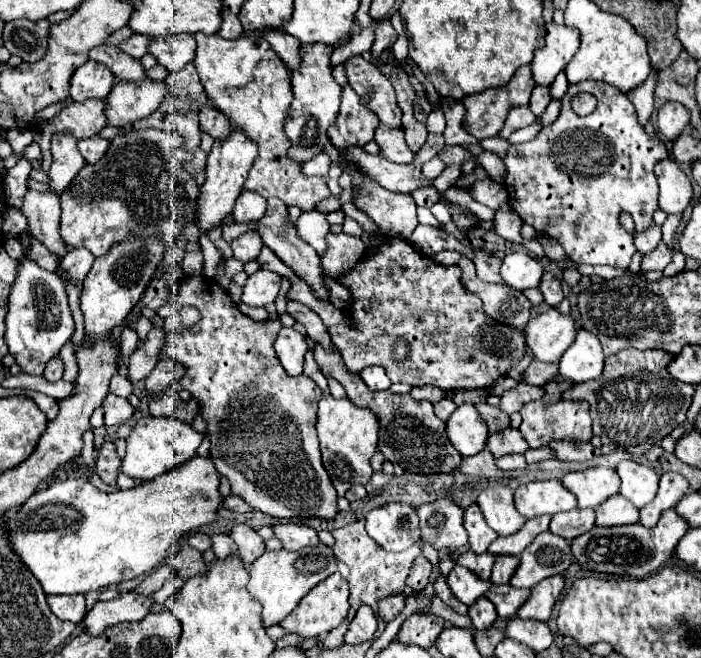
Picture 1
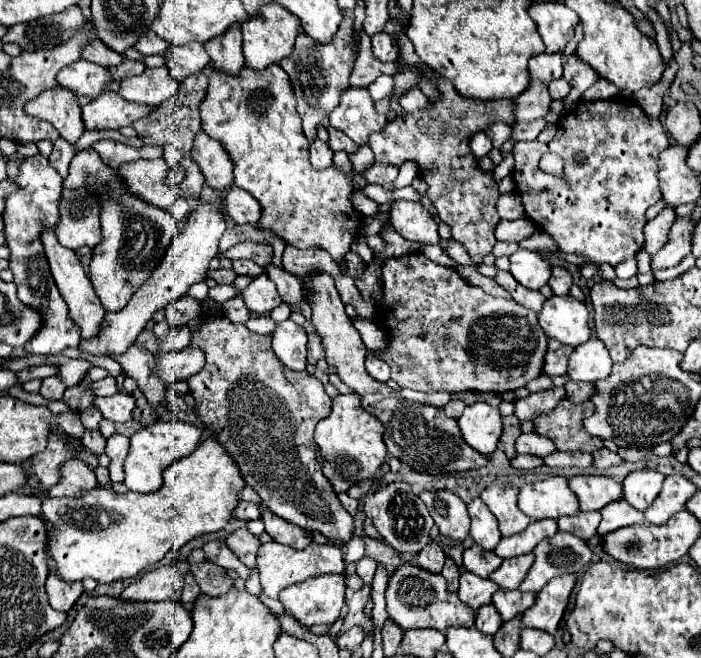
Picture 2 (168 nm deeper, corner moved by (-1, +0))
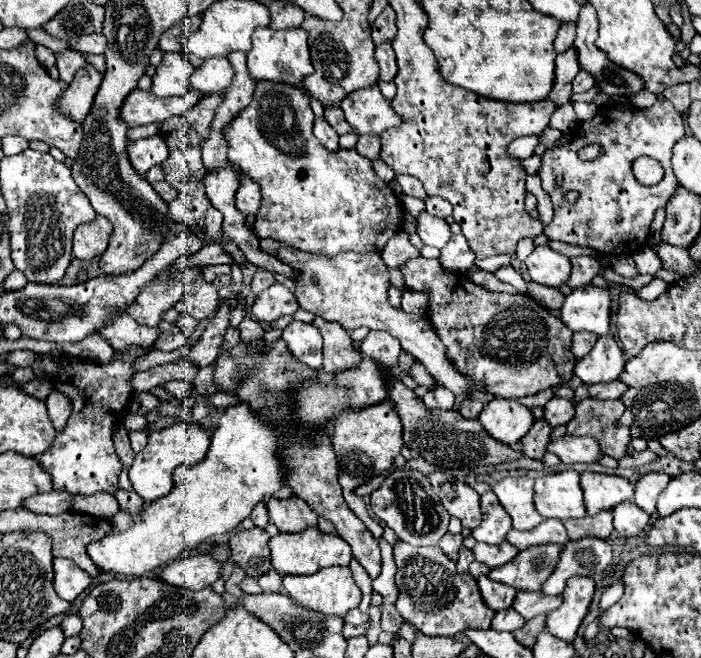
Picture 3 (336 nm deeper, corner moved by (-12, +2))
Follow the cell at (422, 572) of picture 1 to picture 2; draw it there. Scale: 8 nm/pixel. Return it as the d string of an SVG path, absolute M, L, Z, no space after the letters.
M429 543L417 555L417 565L421 565L421 569L429 569L429 573L441 573L443 563L445 563L445 553L437 543Z

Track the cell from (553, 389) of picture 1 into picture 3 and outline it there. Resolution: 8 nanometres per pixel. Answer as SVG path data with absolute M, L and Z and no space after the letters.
M612 381L612 383L596 383L590 385L590 397L594 399L620 399L622 393L628 389L628 385L624 385L622 381Z

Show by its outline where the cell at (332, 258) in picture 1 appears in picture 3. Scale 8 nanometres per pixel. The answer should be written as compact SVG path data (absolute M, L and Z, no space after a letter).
M264 81L256 85L252 103L224 129L230 163L258 183L262 193L254 233L260 239L268 237L286 243L288 247L324 257L338 255L340 251L382 251L388 239L402 229L404 213L400 199L394 189L374 173L372 161L362 157L356 149L328 151L326 147L320 147L312 133L312 123L314 113L302 89Z

